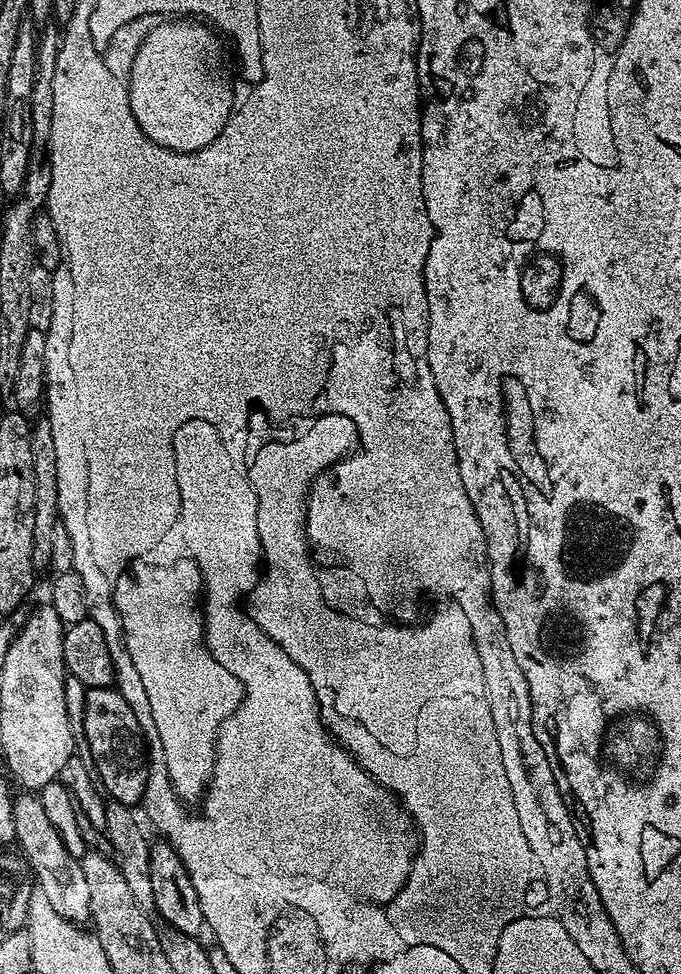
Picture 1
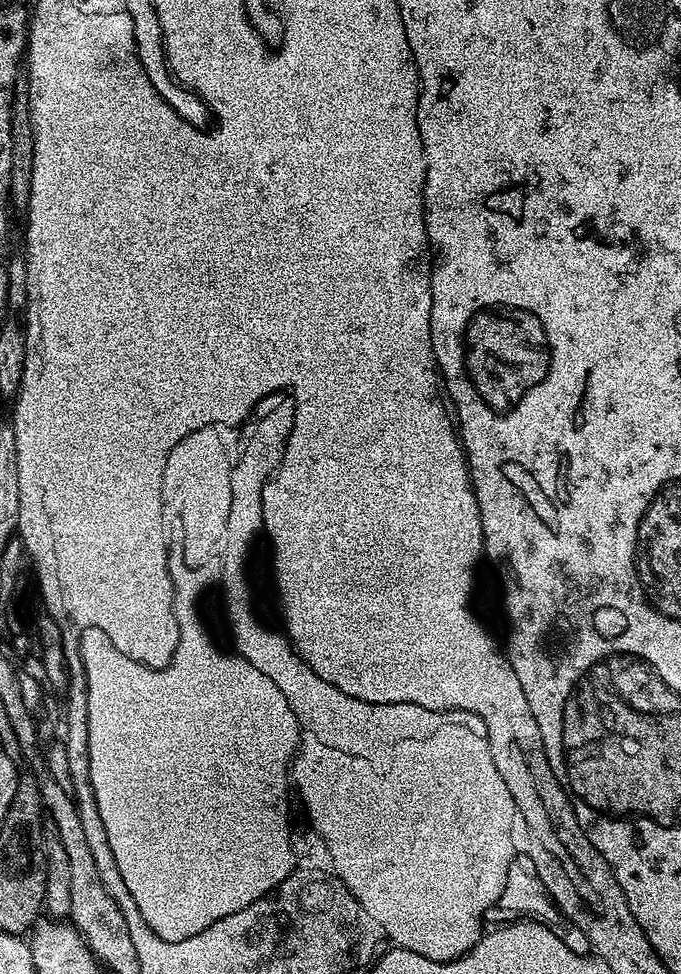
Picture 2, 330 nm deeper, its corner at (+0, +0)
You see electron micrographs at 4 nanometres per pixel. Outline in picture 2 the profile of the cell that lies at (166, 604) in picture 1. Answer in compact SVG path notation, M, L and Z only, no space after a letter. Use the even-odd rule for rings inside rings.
M176 582L176 608L180 608L180 632L179 634L188 634L188 638L192 636L192 632L184 630L184 628L192 628L196 630L196 638L200 638L200 664L194 664L194 660L184 660L184 652L188 646L188 638L182 639L184 644L180 644L180 649L175 654L175 663L171 663L171 667L167 671L145 671L144 668L137 667L136 664L129 663L124 660L124 656L120 656L118 646L114 646L110 642L109 636L104 636L104 632L87 632L84 636L84 660L88 665L88 676L91 676L92 688L92 728L89 734L89 782L93 787L93 796L97 802L98 814L101 815L102 826L105 827L106 838L108 839L108 848L114 854L114 862L118 862L118 870L122 874L122 880L128 880L128 888L132 888L132 893L136 895L136 900L140 900L140 908L144 908L144 916L148 916L148 924L152 924L152 928L156 928L156 936L165 941L175 941L180 936L186 938L194 937L194 934L202 934L202 930L206 930L210 926L214 926L214 922L219 919L227 918L230 914L238 914L238 910L246 910L246 906L250 906L254 902L260 900L260 892L273 893L276 891L276 880L280 880L280 876L284 876L284 872L288 872L288 864L292 863L292 856L288 856L288 823L284 817L284 767L288 764L288 756L292 756L292 744L296 744L296 722L298 718L294 714L294 710L290 710L290 702L286 702L286 694L282 694L282 690L278 690L278 686L274 686L274 682L270 682L270 678L266 678L266 674L262 674L262 670L258 670L249 664L247 660L236 658L227 651L223 652L213 643L213 637L207 630L202 617L200 617L200 609L202 609L202 592L206 586L204 582Z

